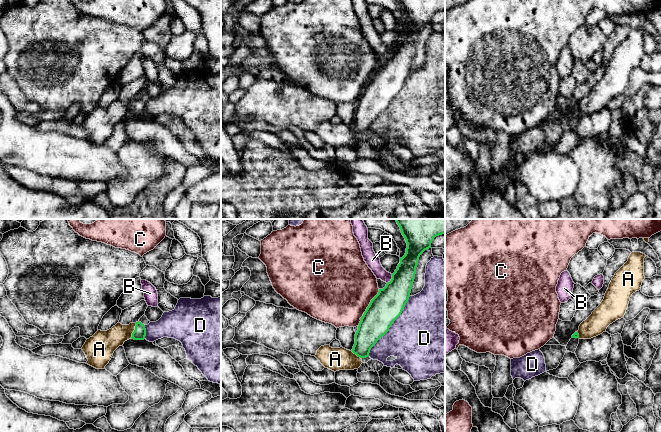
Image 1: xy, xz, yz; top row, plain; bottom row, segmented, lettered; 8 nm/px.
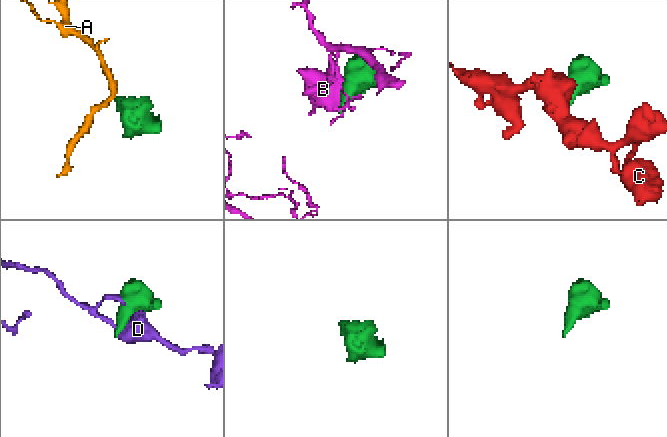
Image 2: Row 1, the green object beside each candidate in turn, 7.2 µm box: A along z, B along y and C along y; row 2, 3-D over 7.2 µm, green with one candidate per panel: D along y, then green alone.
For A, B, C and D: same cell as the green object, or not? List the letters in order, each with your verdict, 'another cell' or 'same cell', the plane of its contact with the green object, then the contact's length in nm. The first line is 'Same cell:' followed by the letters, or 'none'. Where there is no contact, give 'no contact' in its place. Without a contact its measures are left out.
Same cell: A
A: same cell; meets green in xy; contact 130 nm long
B: another cell; meets green in xz; contact 90 nm long
C: another cell; meets green in xz; contact 260 nm long
D: another cell; meets green in xz; contact 600 nm long

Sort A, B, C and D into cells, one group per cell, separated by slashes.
A / B / C / D

